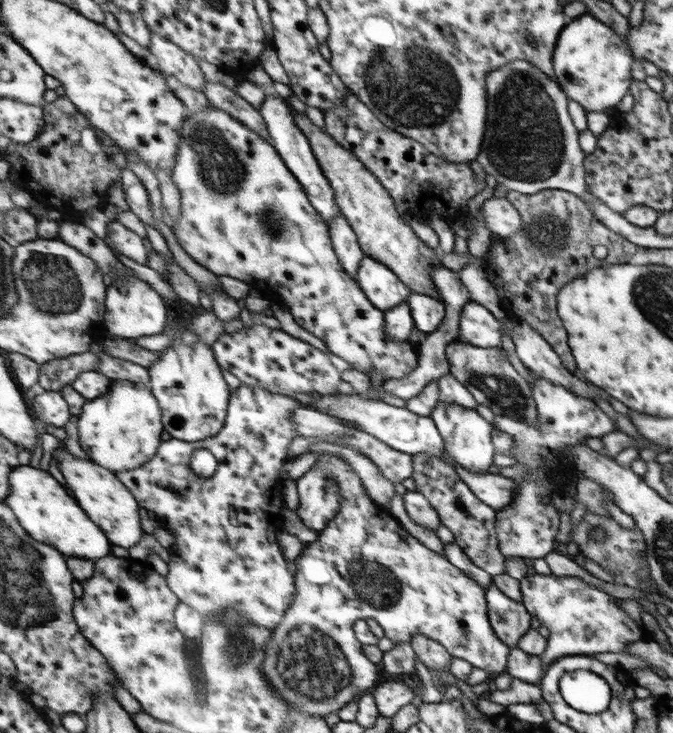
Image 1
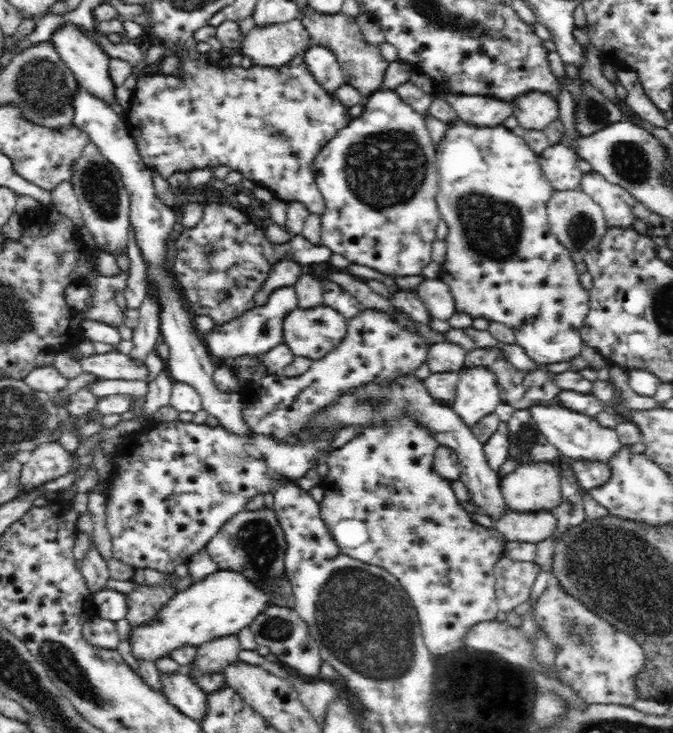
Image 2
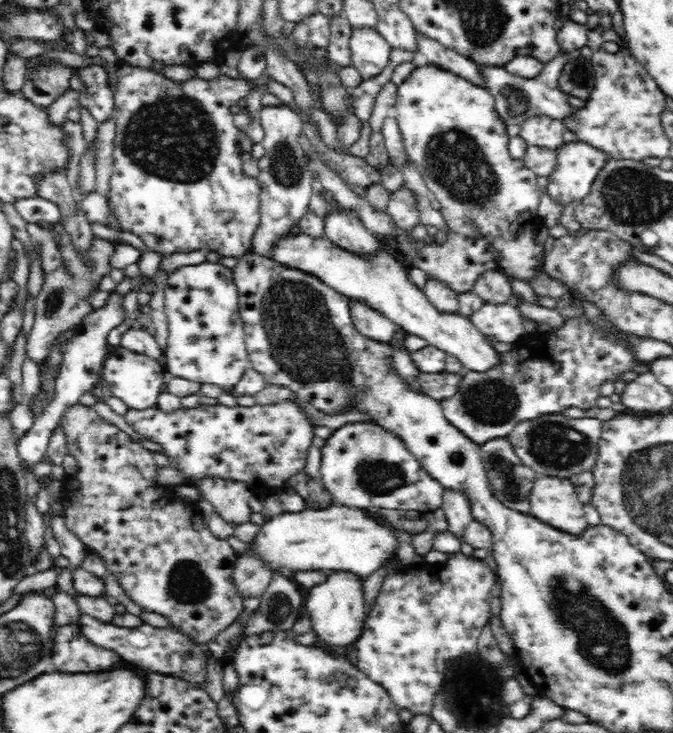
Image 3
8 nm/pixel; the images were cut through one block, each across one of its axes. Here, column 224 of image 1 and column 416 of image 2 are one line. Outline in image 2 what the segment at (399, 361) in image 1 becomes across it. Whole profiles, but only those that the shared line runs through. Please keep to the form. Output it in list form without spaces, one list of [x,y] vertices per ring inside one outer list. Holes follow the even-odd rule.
[[[380,88],[372,91],[362,105],[364,108],[360,116],[336,130],[333,138],[316,156],[313,165],[317,185],[326,203],[326,210],[320,215],[323,245],[352,263],[387,275],[421,275],[422,268],[431,261],[431,244],[440,222],[435,199],[439,182],[432,168],[434,140],[424,115],[395,90]]]

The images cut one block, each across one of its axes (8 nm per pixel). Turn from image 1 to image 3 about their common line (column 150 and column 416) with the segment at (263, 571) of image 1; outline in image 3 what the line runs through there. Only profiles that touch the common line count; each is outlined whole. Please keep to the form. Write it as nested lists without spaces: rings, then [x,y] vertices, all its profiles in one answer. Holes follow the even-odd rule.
[[[348,422],[332,430],[320,450],[321,482],[334,505],[413,510],[424,514],[441,507],[444,488],[424,472],[400,438],[372,422]]]

